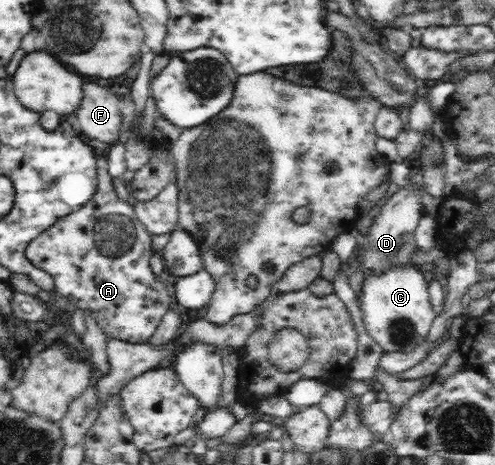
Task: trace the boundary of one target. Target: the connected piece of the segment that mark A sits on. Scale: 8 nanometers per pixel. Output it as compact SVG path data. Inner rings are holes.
M103 152L98 157L97 189L94 196L80 210L58 219L51 228L40 234L28 246L25 255L38 268L44 269L54 279L55 292L67 298L74 309L90 313L102 332L109 338L144 343L155 336L162 317L170 310L173 299L162 277L151 267L152 235L139 223L132 202L122 201L109 173L108 158Z

